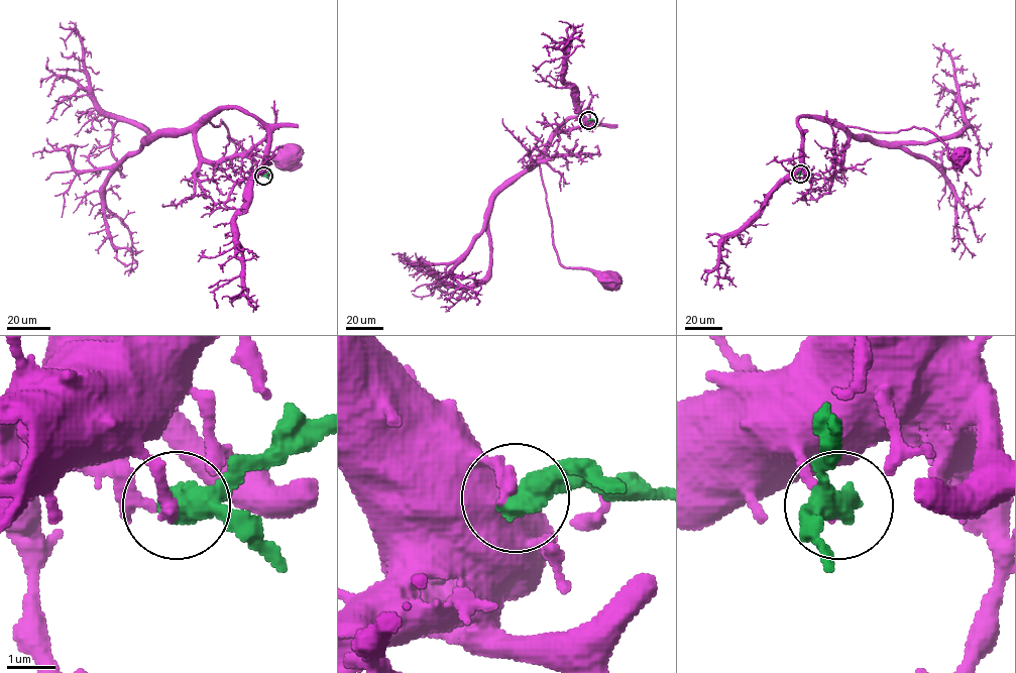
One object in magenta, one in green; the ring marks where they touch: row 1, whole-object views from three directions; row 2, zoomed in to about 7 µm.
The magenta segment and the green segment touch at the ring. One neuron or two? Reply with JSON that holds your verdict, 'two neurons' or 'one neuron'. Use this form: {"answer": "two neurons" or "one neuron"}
{"answer": "two neurons"}

